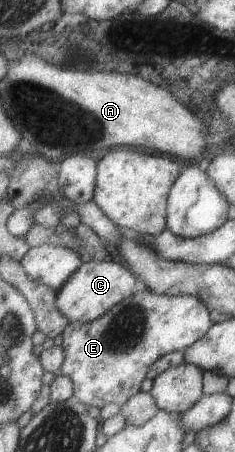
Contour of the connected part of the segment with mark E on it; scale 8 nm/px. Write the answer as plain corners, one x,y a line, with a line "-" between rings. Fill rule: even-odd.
151,290
131,295
89,323
69,322
63,330
64,362
61,366
63,376
74,383
75,397
89,408
102,408
108,403
122,406
131,396
141,392
141,383
148,376
151,365
162,355
172,351
184,351
201,339
214,324
208,307
192,295
159,295

